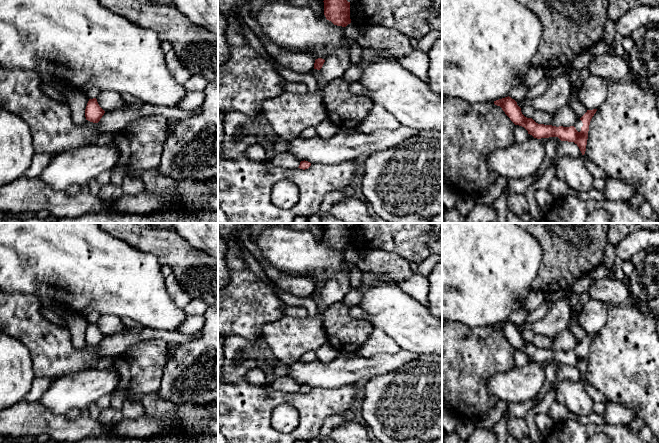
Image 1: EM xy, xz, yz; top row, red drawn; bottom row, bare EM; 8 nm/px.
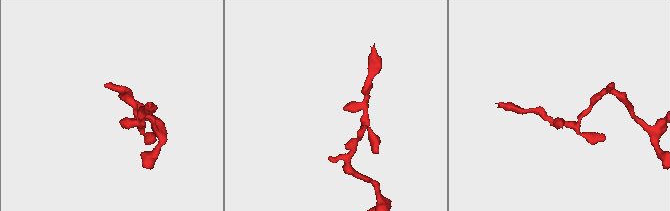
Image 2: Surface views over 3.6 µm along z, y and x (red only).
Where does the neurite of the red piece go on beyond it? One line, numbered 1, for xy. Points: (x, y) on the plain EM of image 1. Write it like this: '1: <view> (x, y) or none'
1: none

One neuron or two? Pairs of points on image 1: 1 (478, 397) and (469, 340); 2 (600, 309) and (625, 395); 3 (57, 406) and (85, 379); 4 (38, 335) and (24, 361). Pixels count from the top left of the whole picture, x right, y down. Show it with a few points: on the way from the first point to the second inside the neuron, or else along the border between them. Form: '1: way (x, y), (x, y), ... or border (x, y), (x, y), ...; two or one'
1: way (469, 383), (469, 354); one
2: border (608, 308), (607, 321), (597, 333); two
3: way (64, 399), (78, 386); one
4: border (11, 337), (26, 347), (34, 375); two

